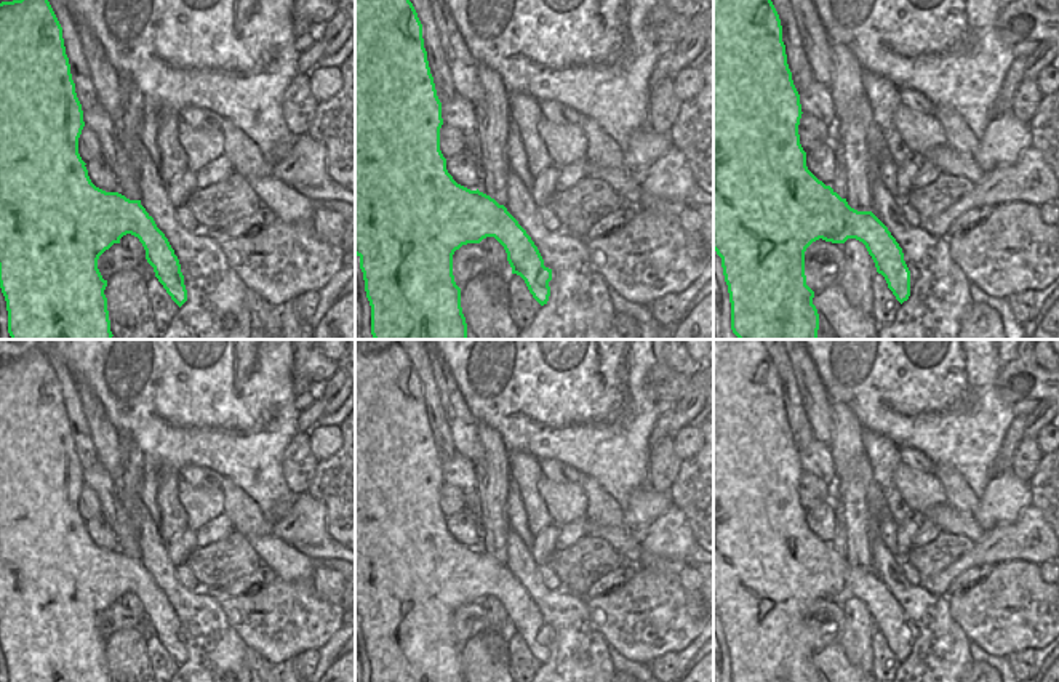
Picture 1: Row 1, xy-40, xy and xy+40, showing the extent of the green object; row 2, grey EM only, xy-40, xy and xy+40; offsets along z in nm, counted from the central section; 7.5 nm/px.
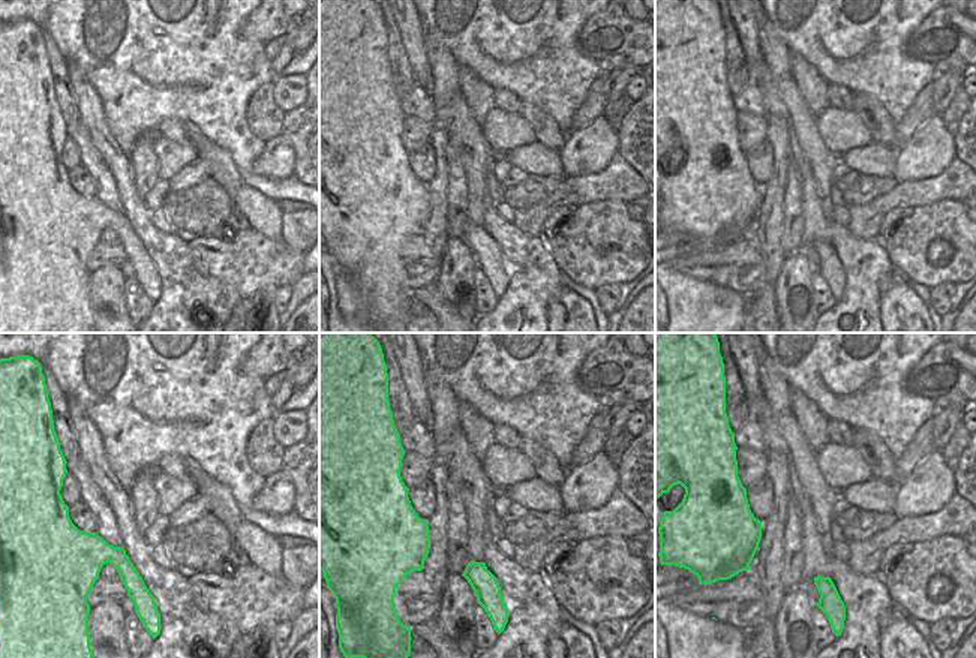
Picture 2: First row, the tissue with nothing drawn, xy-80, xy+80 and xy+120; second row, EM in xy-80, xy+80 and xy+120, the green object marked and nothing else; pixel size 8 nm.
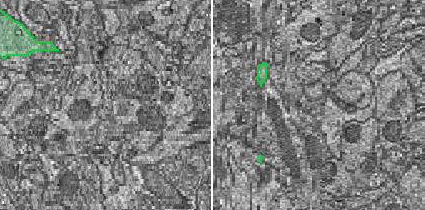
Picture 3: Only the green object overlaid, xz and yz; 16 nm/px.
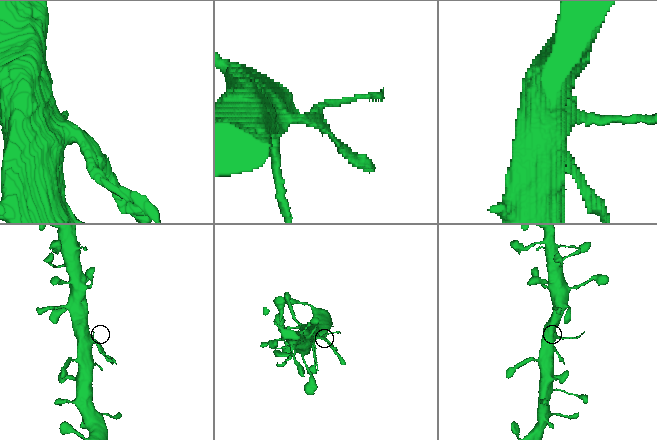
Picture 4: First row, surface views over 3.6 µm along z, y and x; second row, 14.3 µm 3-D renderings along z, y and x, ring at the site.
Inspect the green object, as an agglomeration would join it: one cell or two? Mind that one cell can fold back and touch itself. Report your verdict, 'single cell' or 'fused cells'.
fused cells

